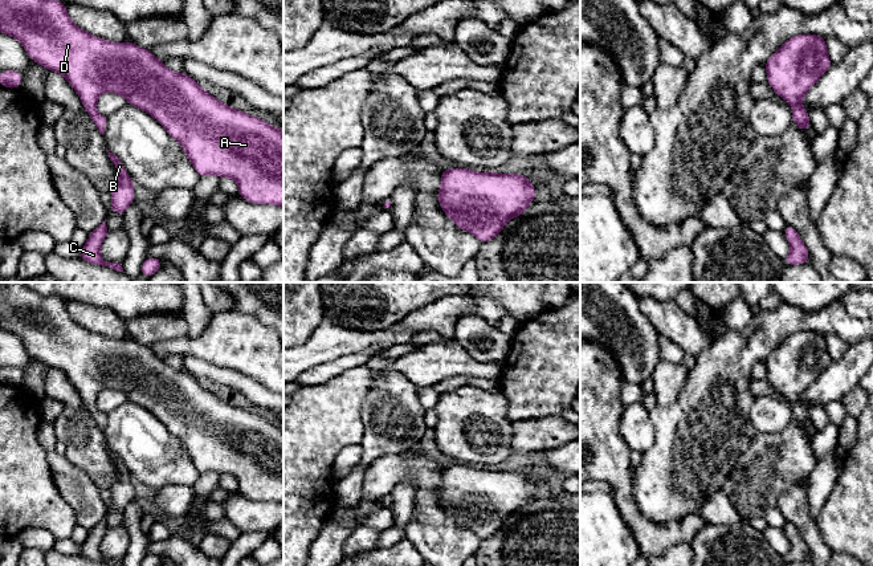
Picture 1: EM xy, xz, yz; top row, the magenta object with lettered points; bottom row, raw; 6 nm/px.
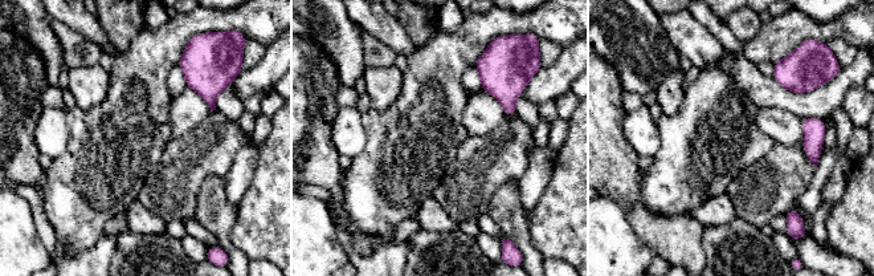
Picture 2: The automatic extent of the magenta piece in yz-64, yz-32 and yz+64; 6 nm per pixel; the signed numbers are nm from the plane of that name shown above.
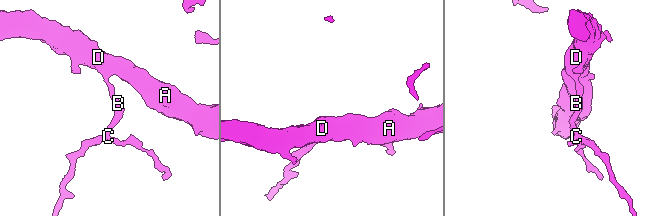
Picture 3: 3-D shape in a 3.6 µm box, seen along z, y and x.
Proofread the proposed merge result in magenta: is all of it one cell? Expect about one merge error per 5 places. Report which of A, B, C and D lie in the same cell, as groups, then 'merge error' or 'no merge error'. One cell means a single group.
A B C D; no merge error

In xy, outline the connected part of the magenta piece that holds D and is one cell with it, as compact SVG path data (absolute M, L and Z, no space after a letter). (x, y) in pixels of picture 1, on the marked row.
M0 0L0 32L16 37L36 64L68 80L102 135L106 130L106 117L97 113L97 99L105 91L114 91L121 94L128 105L154 117L181 144L200 178L207 175L233 178L238 184L238 195L246 201L283 207L282 130L213 98L184 72L171 72L148 49L130 41L110 42L79 29L68 16L66 4L60 0Z

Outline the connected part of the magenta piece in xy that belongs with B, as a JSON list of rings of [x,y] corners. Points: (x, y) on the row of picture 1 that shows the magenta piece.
[[[109,152],[110,160],[114,163],[117,174],[119,176],[119,182],[111,190],[111,212],[123,216],[126,208],[134,203],[134,183],[123,167],[122,162],[117,155]]]

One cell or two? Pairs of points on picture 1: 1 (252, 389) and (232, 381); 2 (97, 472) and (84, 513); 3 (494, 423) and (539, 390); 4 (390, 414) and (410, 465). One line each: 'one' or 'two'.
1: one
2: two
3: two
4: two

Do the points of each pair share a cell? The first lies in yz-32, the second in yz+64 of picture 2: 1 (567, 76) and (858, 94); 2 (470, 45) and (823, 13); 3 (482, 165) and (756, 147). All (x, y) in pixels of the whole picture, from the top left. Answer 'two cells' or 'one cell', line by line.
1: two cells
2: two cells
3: two cells

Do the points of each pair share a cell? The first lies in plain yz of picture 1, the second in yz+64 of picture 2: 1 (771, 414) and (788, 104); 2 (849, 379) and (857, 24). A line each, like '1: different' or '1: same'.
1: different
2: different

